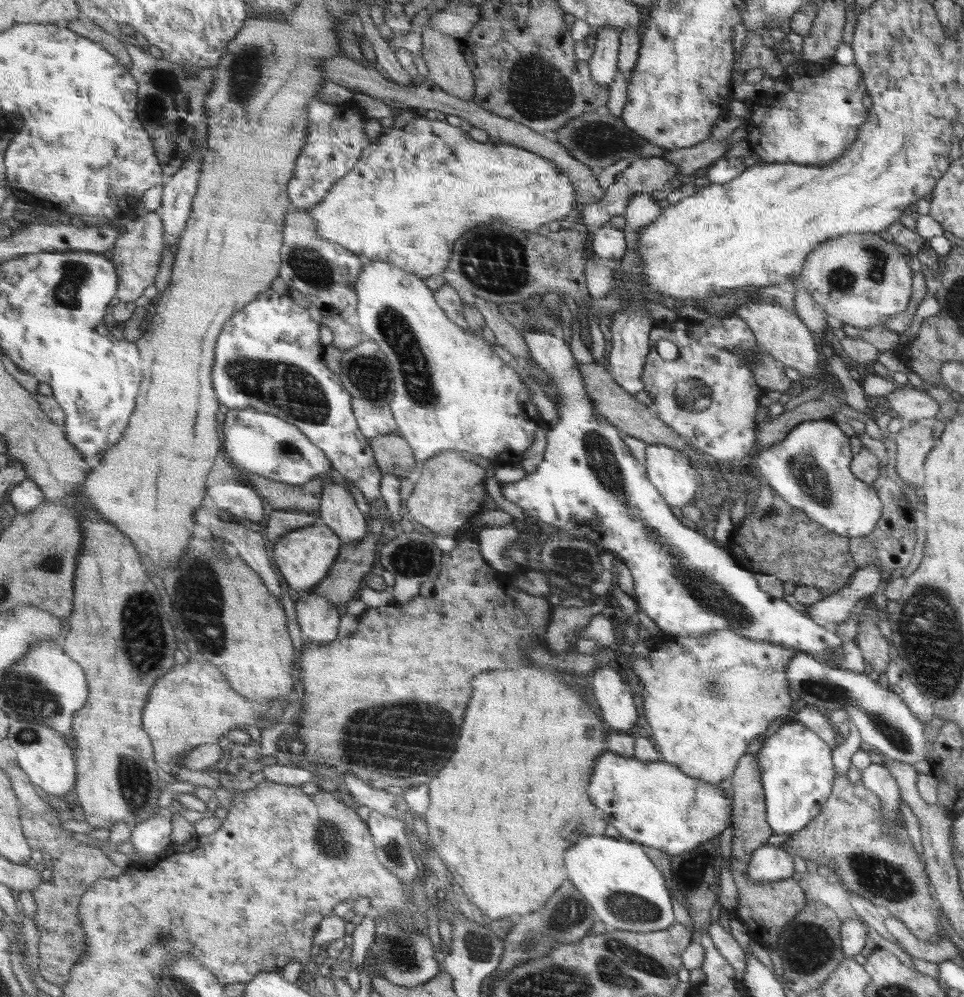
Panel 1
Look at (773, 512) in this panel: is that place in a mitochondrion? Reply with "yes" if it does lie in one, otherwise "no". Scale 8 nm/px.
yes

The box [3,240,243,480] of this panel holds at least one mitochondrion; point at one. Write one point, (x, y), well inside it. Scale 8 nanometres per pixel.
(67, 292)

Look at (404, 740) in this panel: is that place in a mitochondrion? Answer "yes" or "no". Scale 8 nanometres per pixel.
yes

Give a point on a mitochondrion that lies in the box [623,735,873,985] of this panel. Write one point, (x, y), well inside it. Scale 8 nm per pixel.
(807, 944)

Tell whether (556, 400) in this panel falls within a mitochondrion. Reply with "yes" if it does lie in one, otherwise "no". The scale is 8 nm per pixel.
no

